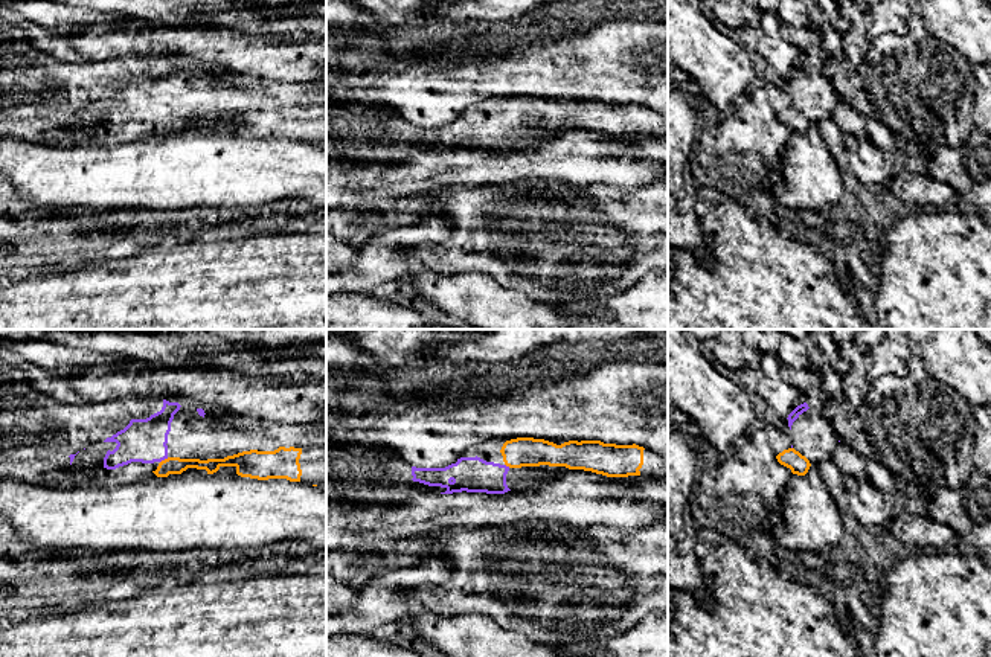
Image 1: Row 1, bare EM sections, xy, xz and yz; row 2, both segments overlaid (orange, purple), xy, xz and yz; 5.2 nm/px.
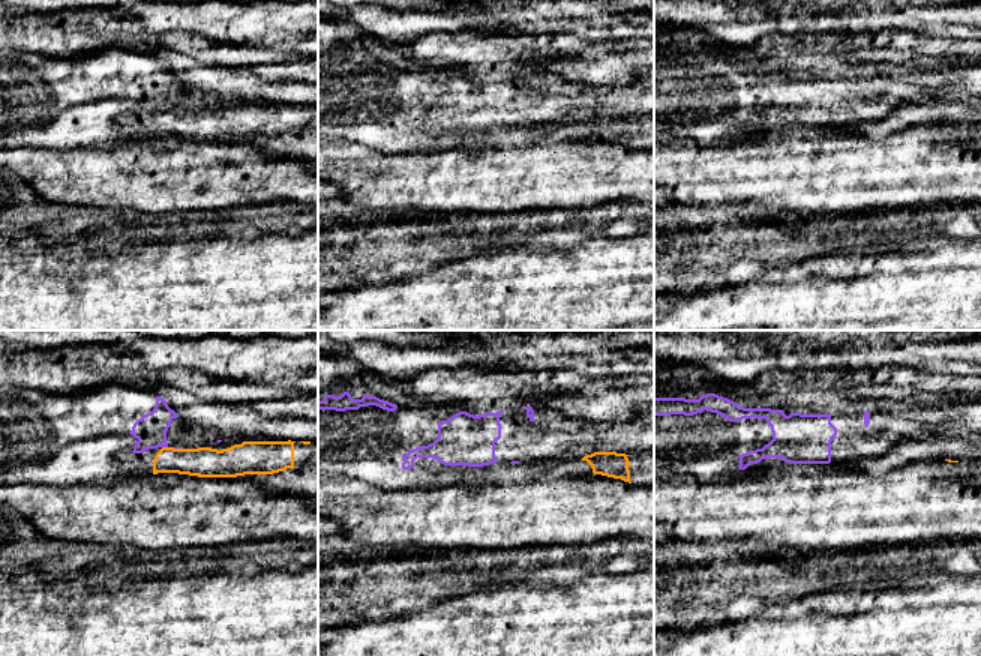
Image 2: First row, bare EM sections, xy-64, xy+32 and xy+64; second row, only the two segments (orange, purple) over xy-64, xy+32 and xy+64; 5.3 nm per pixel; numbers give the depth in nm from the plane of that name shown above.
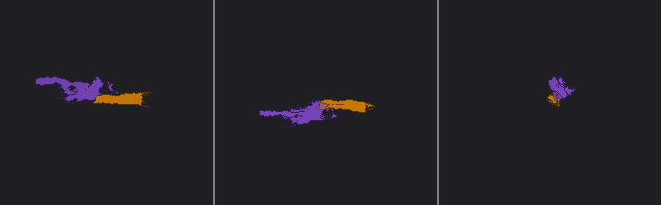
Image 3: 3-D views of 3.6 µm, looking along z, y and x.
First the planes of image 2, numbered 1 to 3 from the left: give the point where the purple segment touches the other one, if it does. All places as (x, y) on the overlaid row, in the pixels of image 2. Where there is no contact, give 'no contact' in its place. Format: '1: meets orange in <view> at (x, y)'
1: meets orange in xy-64 at (165, 448)
2: no contact
3: no contact

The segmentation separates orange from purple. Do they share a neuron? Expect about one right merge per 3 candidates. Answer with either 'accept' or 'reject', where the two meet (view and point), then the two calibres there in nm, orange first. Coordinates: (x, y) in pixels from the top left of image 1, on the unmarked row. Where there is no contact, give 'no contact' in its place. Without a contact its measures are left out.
accept | xy (165, 118) | 100/220 nm

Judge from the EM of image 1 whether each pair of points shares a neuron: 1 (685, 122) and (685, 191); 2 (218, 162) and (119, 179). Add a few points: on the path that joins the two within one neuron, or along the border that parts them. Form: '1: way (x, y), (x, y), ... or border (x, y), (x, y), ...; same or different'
1: way (683, 139), (683, 174); same
2: way (194, 171), (144, 174); same

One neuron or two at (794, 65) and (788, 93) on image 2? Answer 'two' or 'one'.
two

